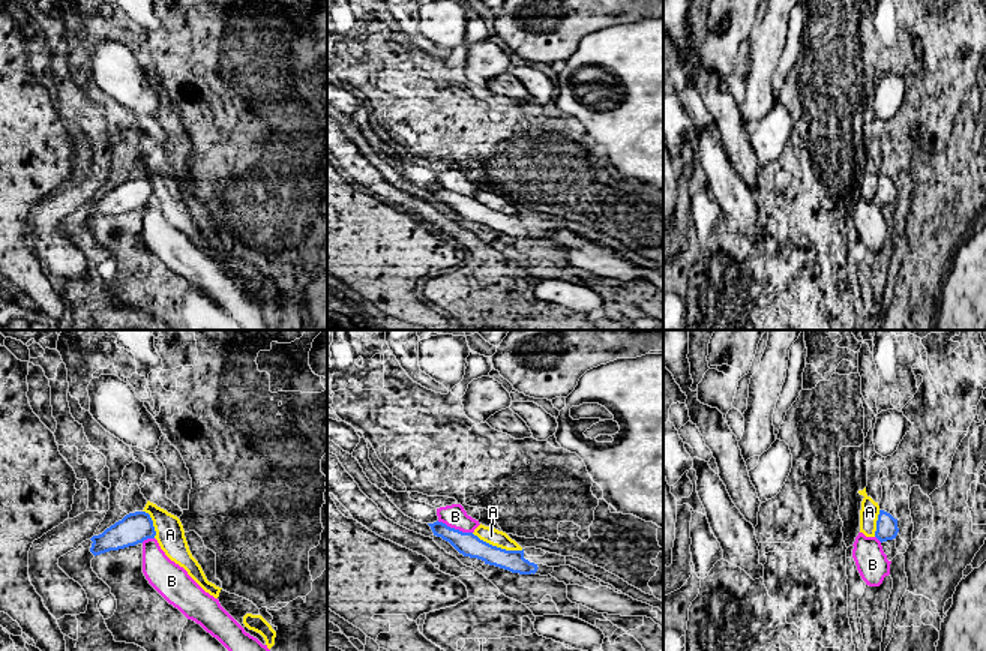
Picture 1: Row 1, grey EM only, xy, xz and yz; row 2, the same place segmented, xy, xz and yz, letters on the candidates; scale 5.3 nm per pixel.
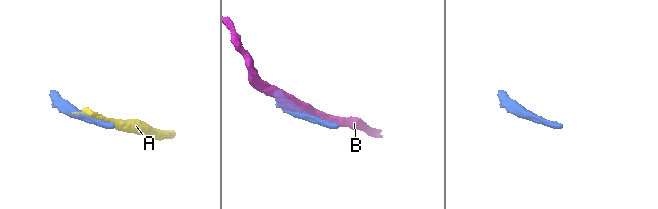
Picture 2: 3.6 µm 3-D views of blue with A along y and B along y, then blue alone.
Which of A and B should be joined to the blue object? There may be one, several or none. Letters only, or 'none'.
none

